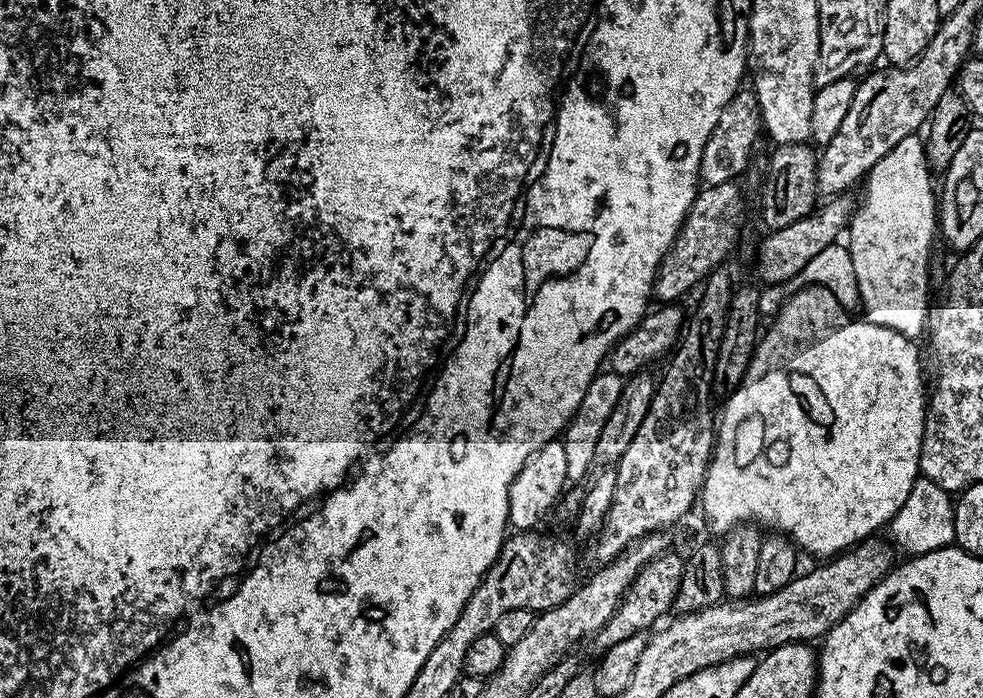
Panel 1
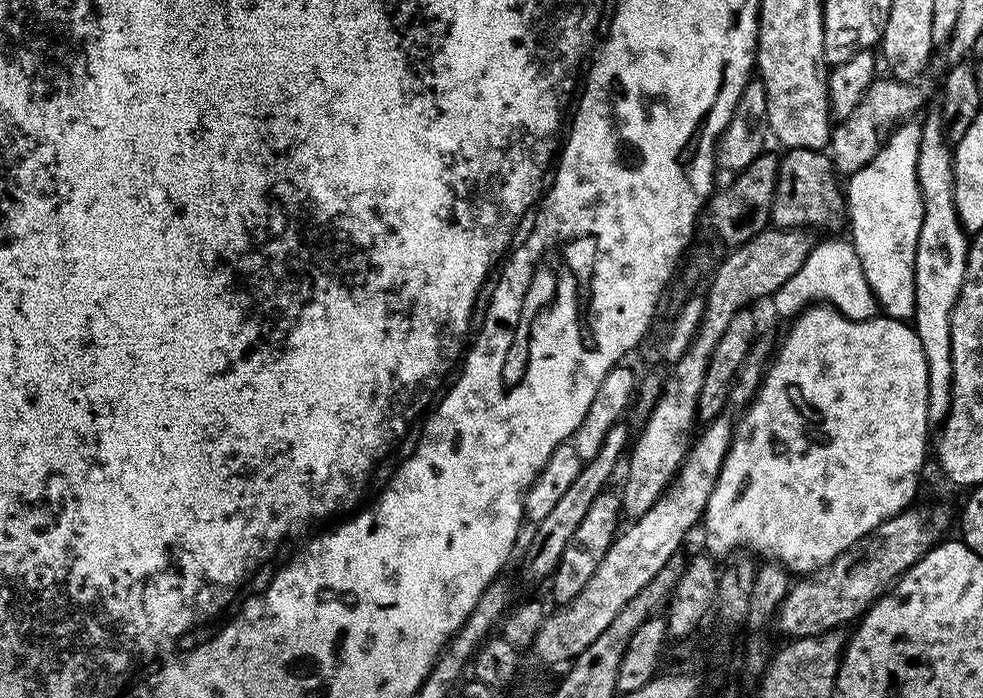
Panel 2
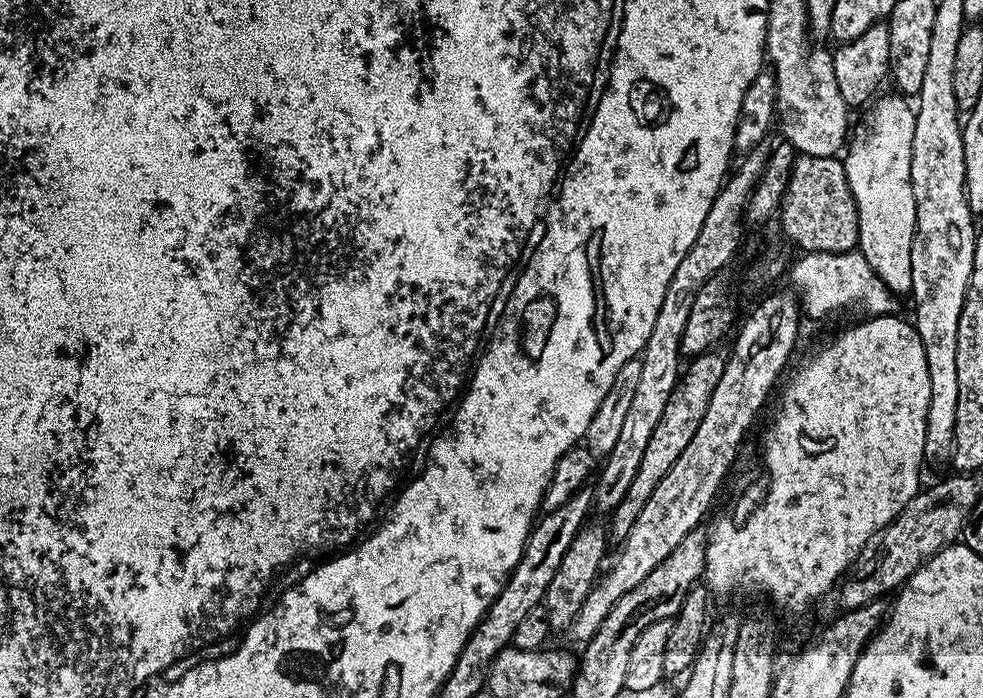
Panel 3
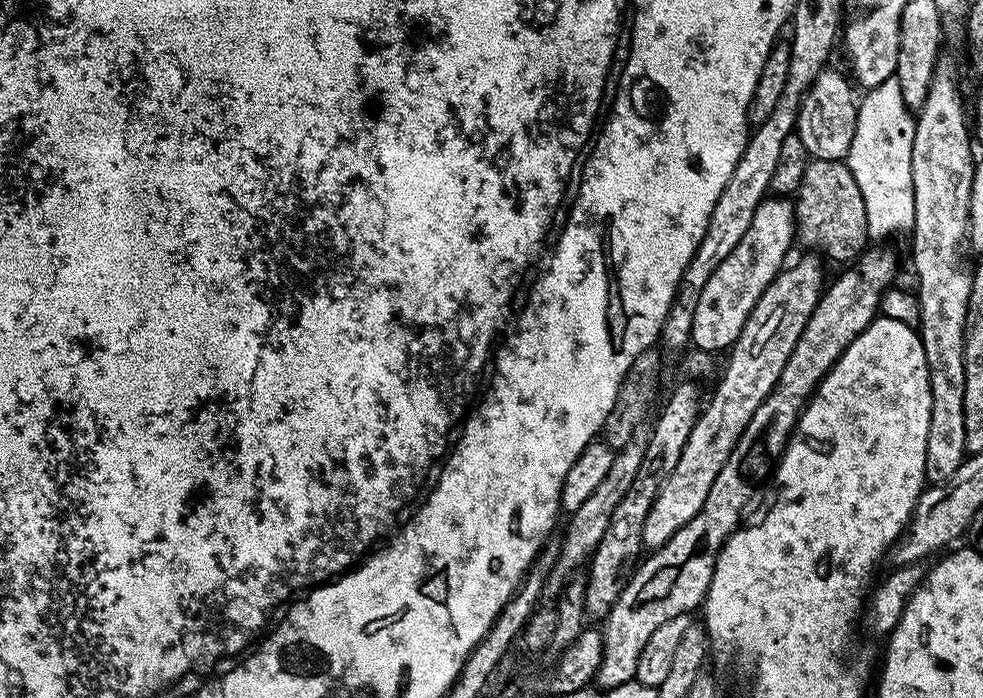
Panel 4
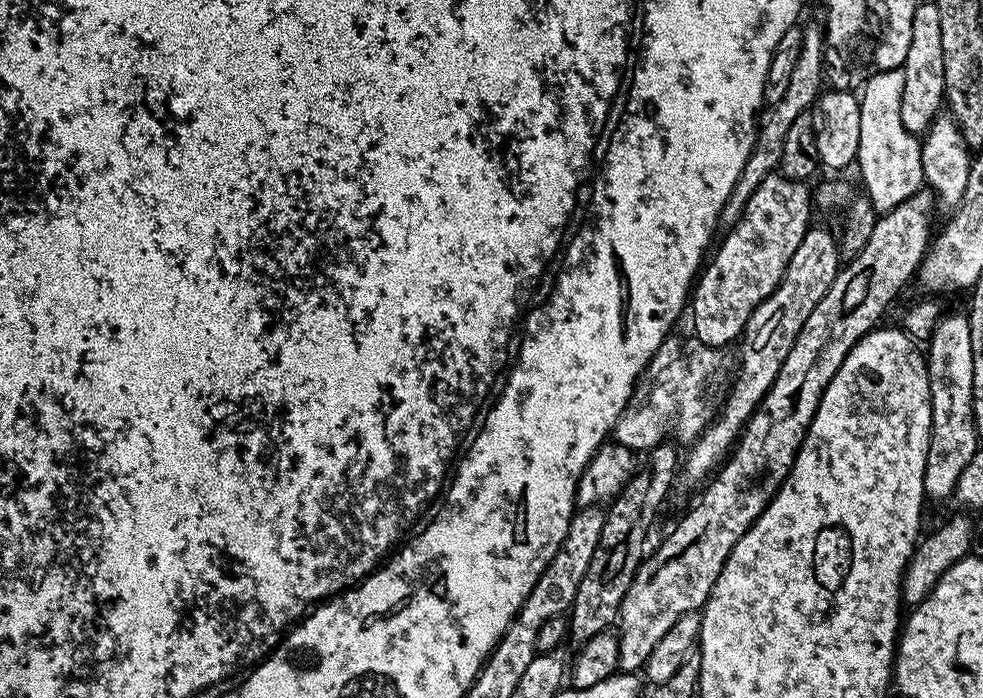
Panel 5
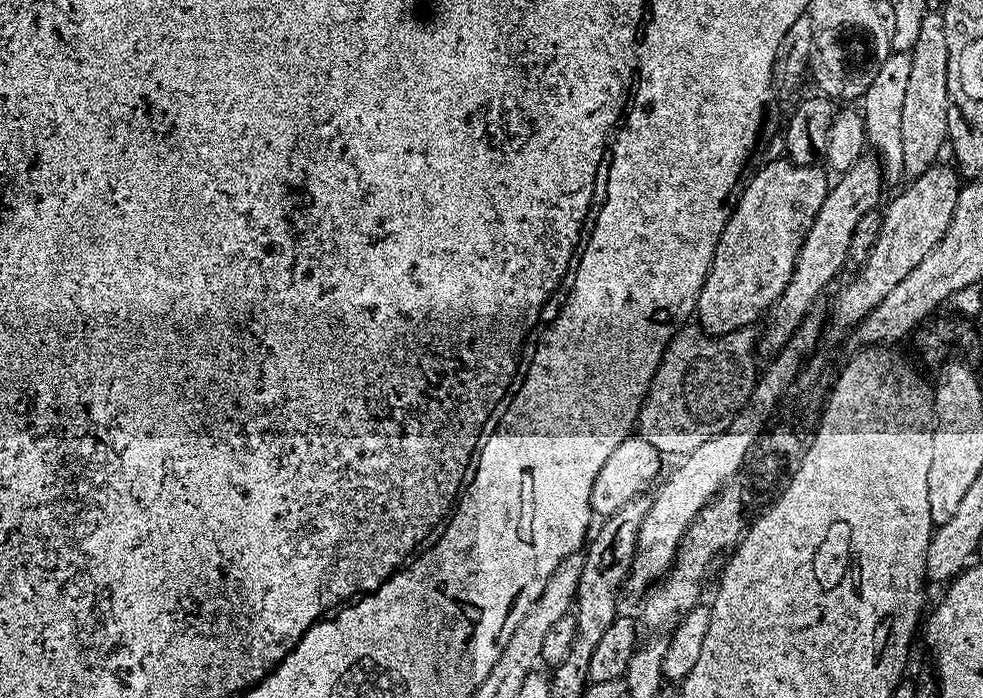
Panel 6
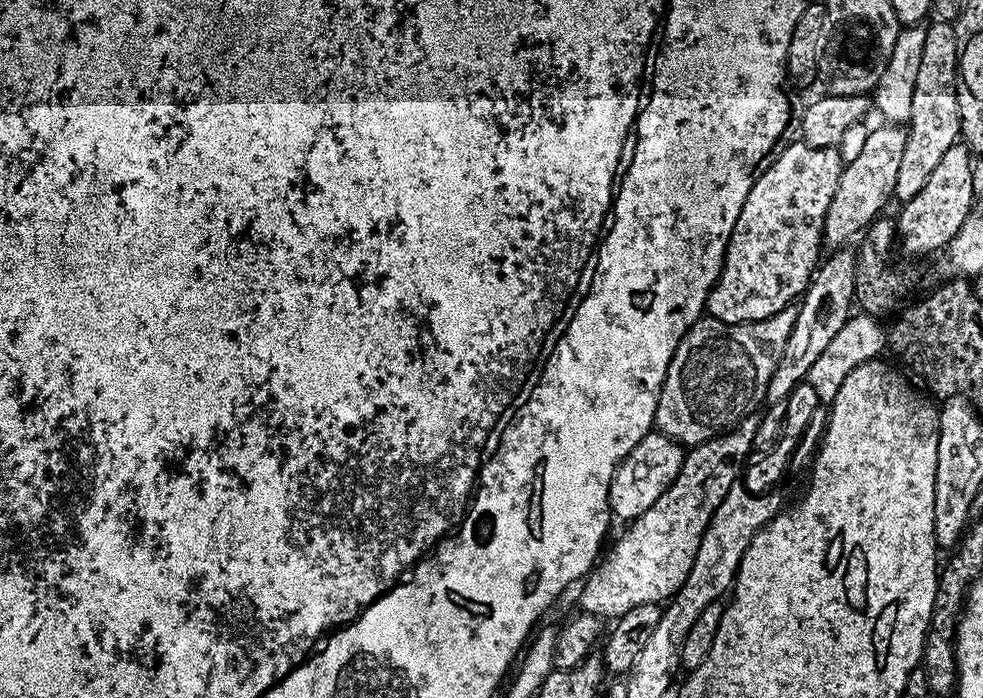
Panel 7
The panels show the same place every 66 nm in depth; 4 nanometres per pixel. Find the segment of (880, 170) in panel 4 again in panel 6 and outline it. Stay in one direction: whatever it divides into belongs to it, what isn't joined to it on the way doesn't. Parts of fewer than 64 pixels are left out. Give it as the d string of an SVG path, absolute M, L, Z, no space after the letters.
M893 51L887 58L880 61L878 67L872 72L872 81L862 97L862 115L864 128L868 131L868 144L876 147L878 159L889 181L896 180L905 175L904 158L902 156L902 102L906 99L906 85L910 82L911 55L908 52Z

